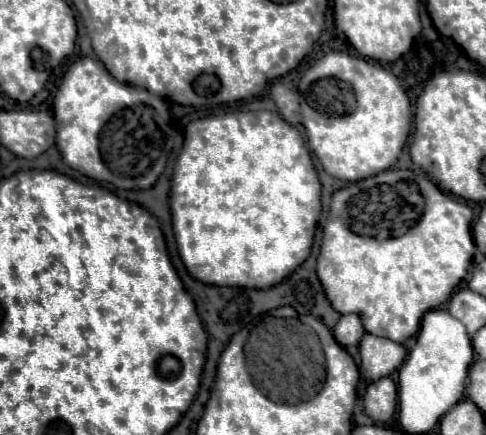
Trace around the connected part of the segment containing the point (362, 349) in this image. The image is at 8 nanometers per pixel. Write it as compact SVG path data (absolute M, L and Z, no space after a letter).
M365 334L363 342L359 344L359 354L365 378L379 380L393 374L403 364L407 350L389 338Z

